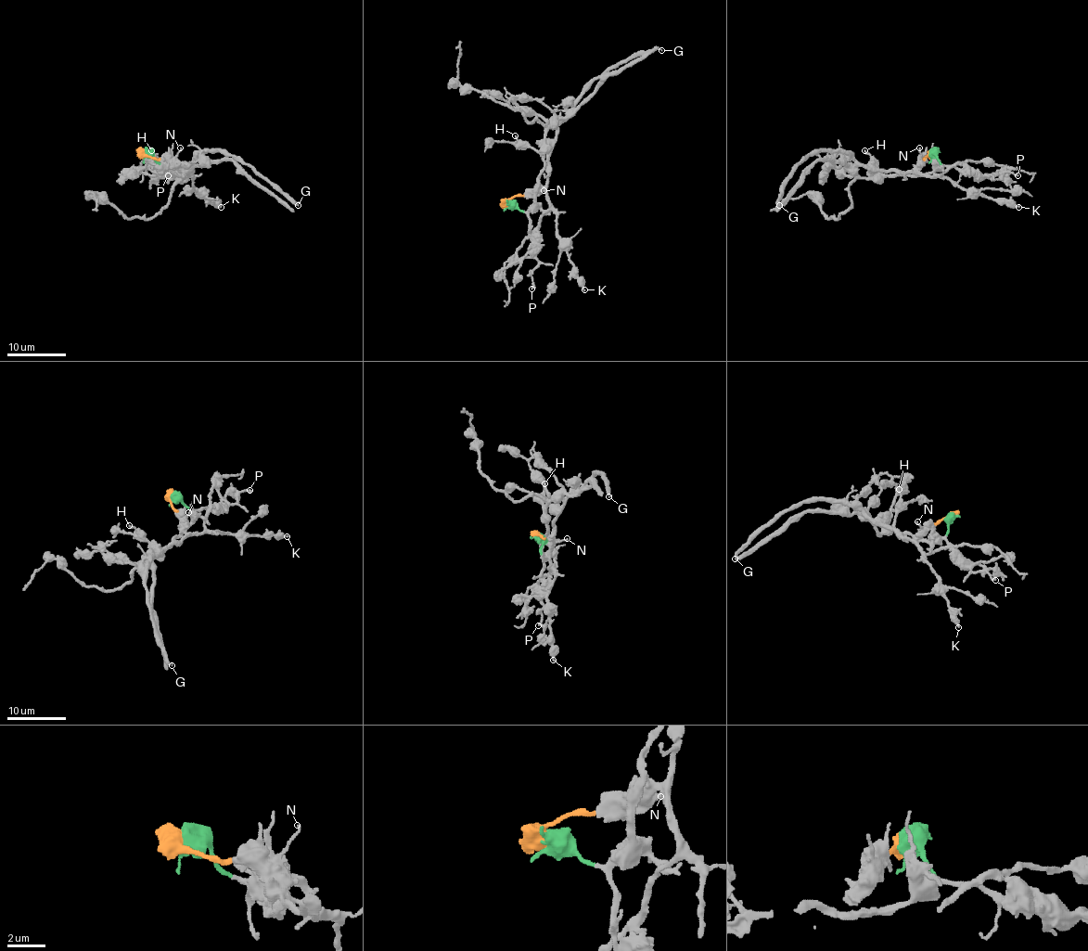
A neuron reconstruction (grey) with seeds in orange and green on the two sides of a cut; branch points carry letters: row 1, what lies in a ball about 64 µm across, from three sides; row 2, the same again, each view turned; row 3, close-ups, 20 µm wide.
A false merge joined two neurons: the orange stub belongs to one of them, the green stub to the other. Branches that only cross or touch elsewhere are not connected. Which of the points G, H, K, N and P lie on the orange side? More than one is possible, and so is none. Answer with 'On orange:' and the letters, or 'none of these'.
On orange: G, K, N

